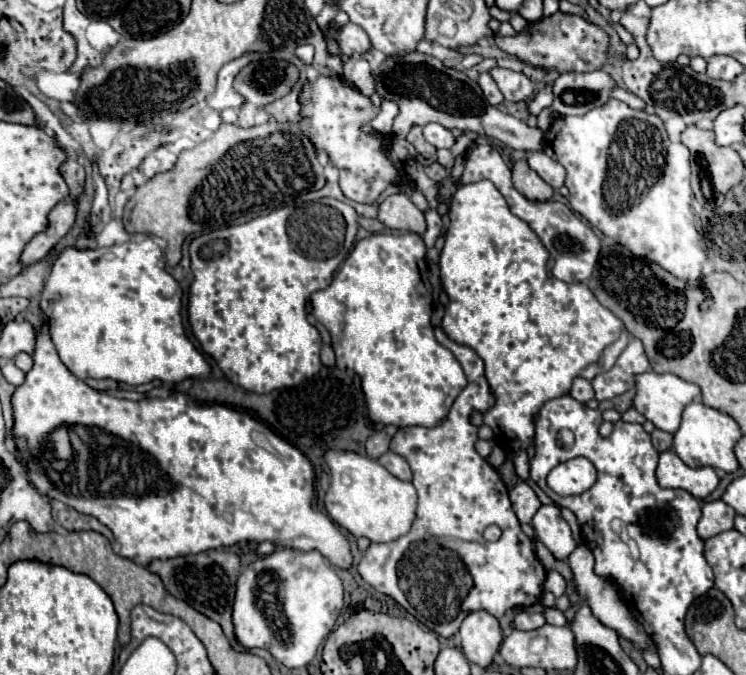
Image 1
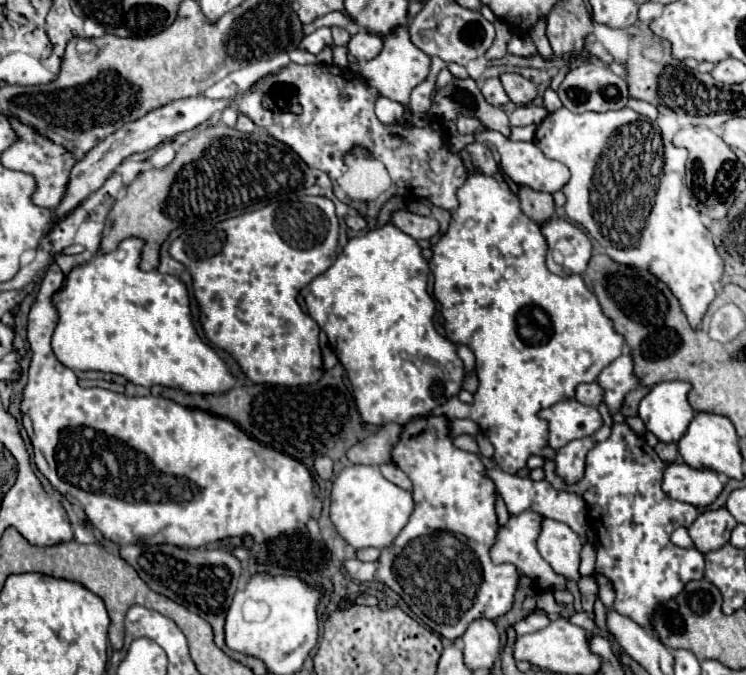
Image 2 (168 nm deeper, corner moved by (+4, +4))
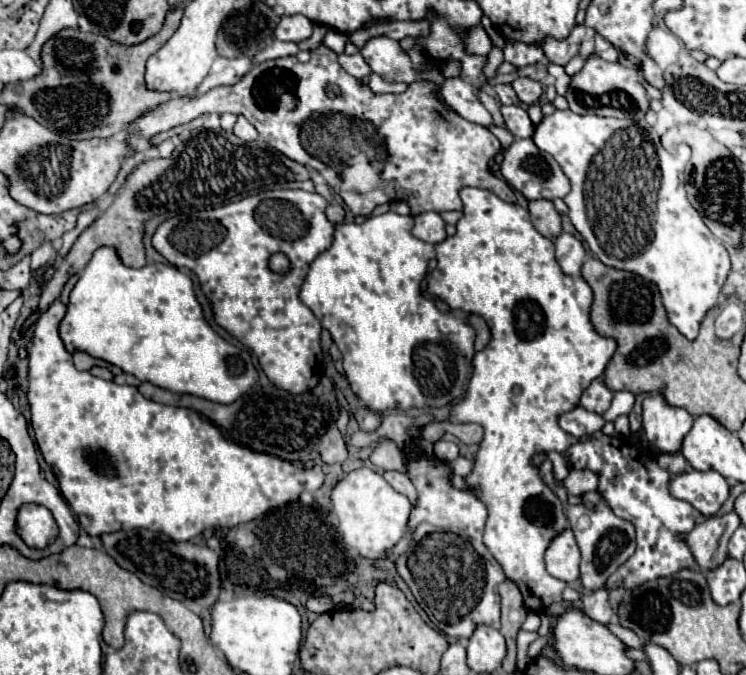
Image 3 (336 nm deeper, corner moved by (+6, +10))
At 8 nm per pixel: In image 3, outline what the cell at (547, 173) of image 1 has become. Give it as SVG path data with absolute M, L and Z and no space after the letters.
M515 138L515 142L505 150L503 162L501 162L501 174L507 180L507 184L511 188L515 188L517 192L521 192L527 200L537 200L537 198L563 198L569 190L569 178L565 176L565 172L561 170L561 166L557 164L557 160L551 154L541 152L531 138Z

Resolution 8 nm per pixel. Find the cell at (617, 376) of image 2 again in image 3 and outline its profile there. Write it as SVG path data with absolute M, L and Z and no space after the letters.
M627 390L613 392L613 402L611 402L609 410L605 410L603 418L605 420L615 420L621 414L629 414L631 408L633 408L633 402L635 402L635 396L631 392L627 392Z

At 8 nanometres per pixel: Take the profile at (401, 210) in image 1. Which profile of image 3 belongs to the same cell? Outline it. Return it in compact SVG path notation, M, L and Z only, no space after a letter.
M423 212L419 216L415 216L415 226L411 230L413 236L429 242L429 244L437 244L441 240L445 240L445 222L437 212Z

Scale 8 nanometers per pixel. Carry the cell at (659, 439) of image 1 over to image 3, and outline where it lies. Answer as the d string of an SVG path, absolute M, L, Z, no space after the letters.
M661 452L661 454L657 456L657 462L659 462L661 468L669 470L669 474L681 474L681 472L685 472L685 468L687 468L687 460L683 458L681 452L675 452L675 454Z

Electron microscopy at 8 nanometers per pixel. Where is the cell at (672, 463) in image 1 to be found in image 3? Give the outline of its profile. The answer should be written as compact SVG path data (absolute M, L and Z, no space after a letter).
M687 470L671 478L669 492L673 494L673 498L685 500L693 504L701 514L711 516L727 500L729 484L715 470L707 470L707 472Z

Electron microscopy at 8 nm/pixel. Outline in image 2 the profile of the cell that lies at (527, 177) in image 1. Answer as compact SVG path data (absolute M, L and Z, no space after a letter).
M519 188L519 202L523 214L533 222L537 222L539 226L551 220L555 214L555 202L551 194L535 192L531 188Z

